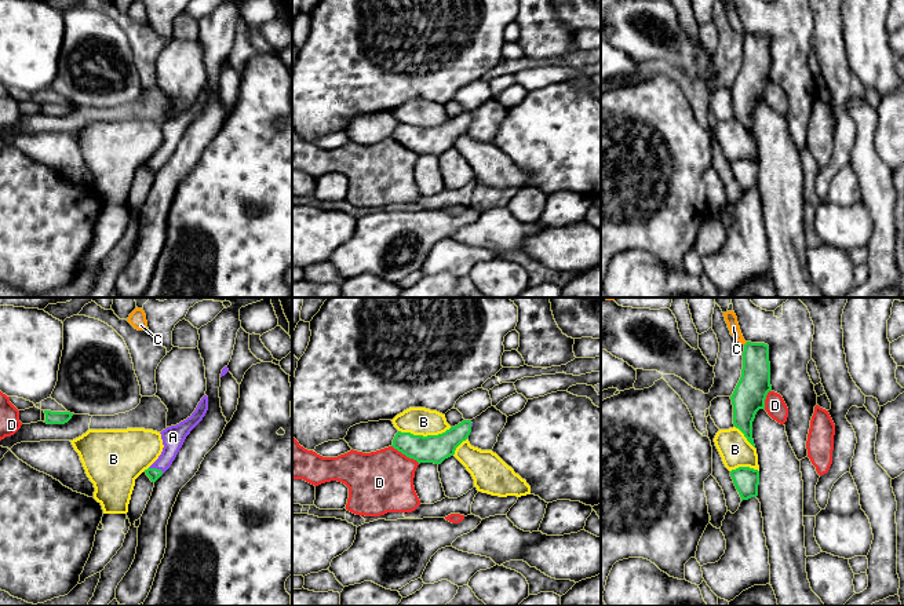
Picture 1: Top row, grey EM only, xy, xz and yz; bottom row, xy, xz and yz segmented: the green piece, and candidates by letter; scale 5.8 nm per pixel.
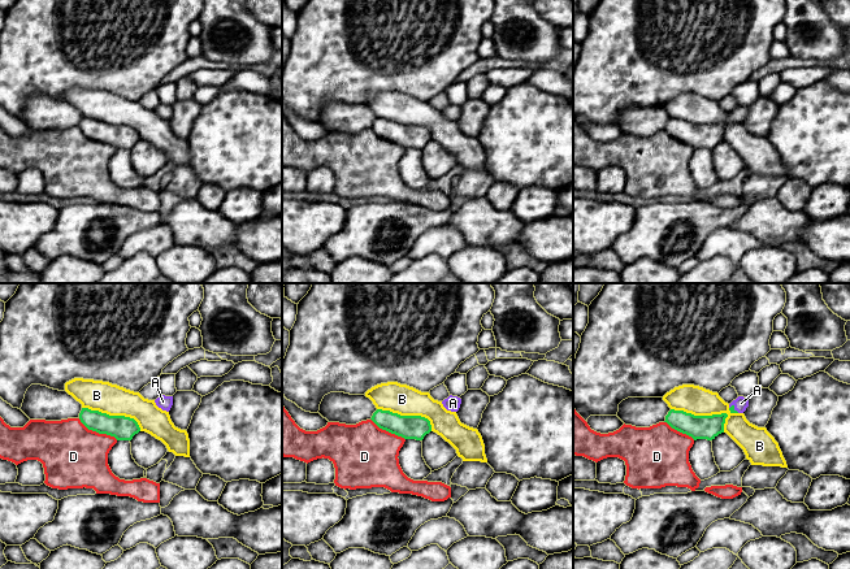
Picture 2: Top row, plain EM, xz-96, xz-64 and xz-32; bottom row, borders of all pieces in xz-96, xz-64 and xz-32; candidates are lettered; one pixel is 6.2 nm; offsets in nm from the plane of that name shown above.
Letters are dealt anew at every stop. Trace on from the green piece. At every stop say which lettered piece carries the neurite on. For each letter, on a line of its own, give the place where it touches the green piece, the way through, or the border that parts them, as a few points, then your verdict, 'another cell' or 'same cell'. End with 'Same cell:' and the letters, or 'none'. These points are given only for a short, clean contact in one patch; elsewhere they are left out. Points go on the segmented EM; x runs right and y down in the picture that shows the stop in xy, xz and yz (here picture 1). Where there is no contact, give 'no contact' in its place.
A: contact xy (156, 468); way xy (153, 474), (156, 468), (168, 455), (172, 437); same cell
B: contact xz (425, 437); another cell
C: contact yz (746, 343); border yz (747, 342), (744, 345); another cell
D: contact xz (405, 455); another cell
Same cell: A

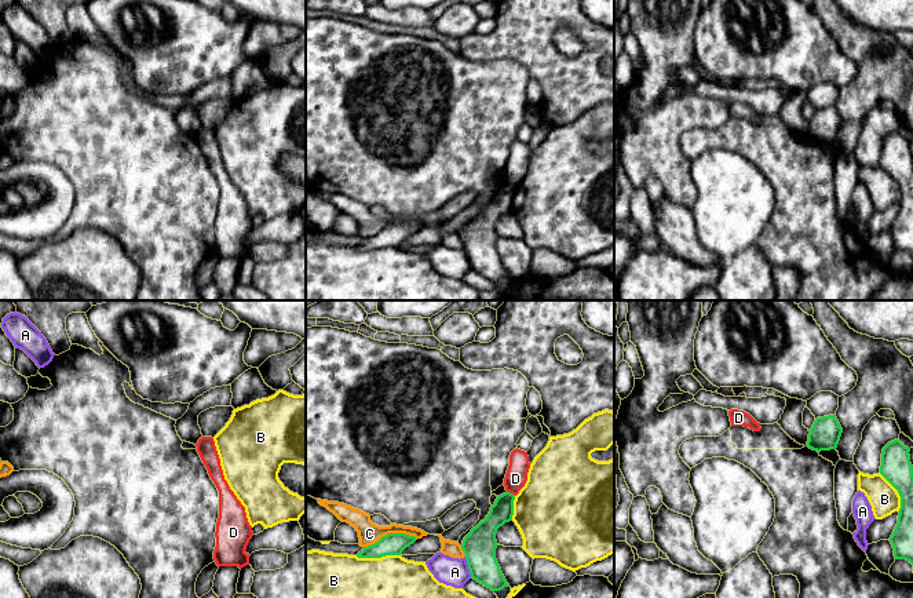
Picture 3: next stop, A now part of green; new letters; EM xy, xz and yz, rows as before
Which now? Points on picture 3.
A: contact xz (468, 566); another cell
B: contact xz (378, 557); another cell
C: contact xz (390, 533); another cell
D: contact xz (511, 493); border xz (507, 491), (515, 495); another cell
Same cell: none

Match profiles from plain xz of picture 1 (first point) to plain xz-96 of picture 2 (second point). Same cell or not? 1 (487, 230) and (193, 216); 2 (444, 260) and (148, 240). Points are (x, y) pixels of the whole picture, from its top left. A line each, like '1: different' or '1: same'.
1: same
2: same

